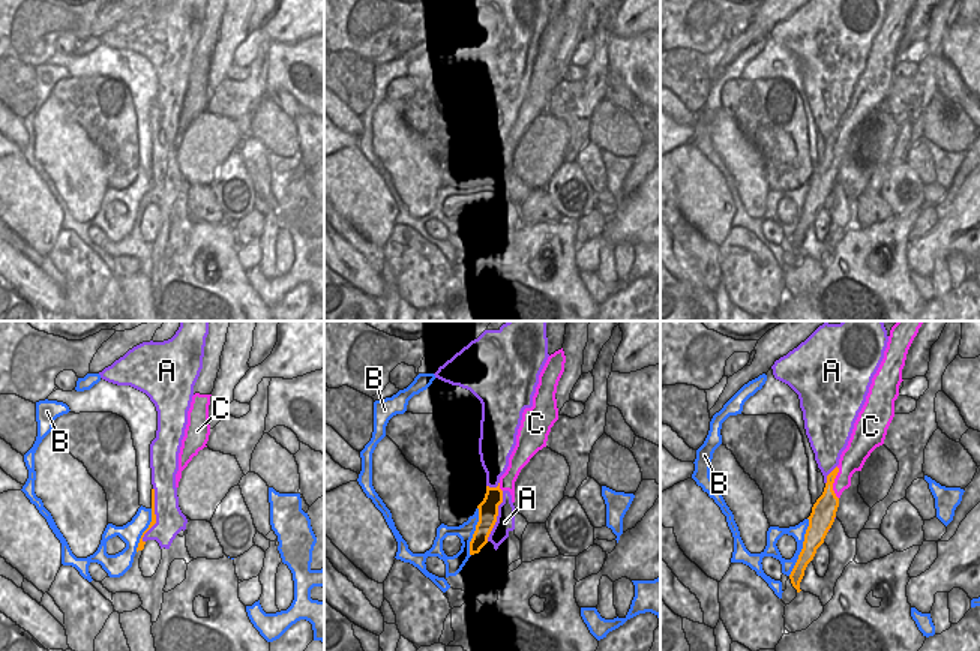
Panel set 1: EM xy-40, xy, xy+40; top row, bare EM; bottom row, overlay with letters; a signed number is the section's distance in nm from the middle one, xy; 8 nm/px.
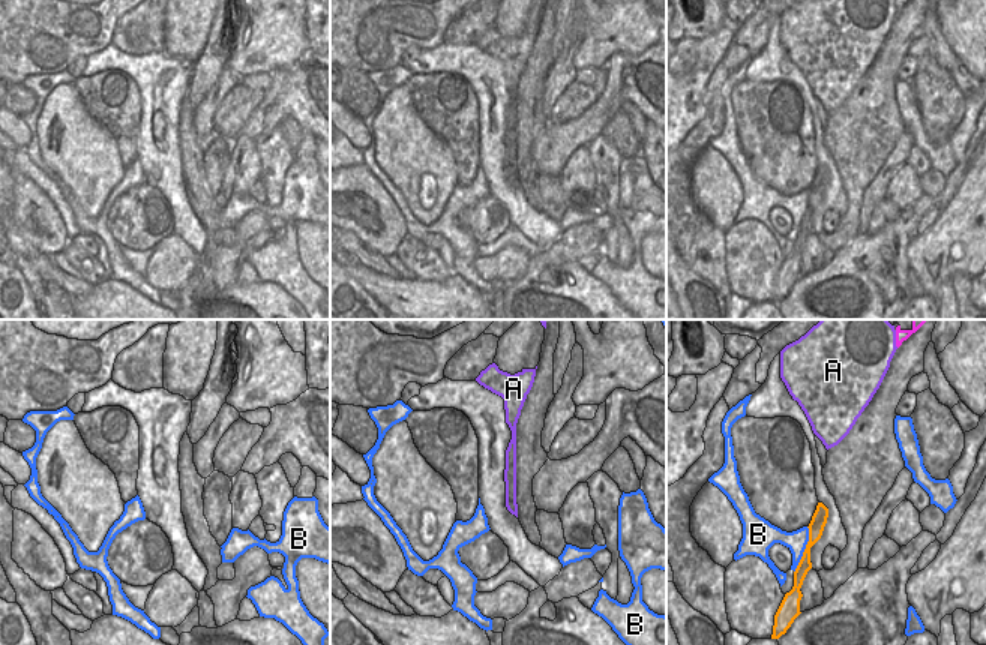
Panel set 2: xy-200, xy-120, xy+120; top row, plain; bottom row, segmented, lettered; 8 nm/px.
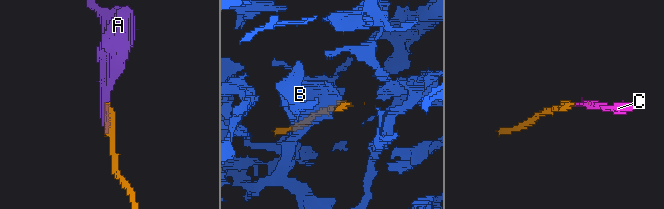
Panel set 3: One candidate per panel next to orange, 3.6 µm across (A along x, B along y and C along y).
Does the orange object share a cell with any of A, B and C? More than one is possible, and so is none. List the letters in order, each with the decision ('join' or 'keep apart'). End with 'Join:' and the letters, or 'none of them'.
A: keep apart
B: keep apart
C: join
Join: C

